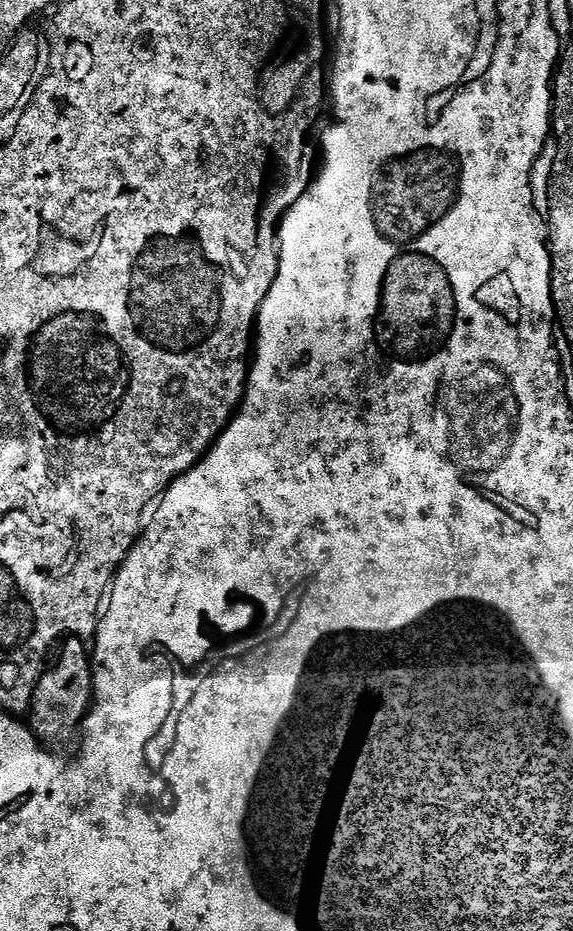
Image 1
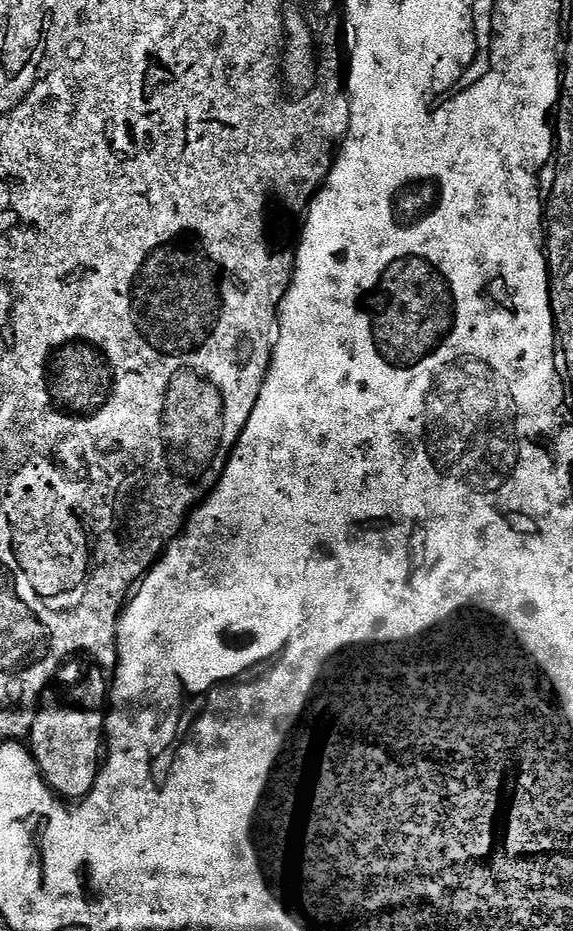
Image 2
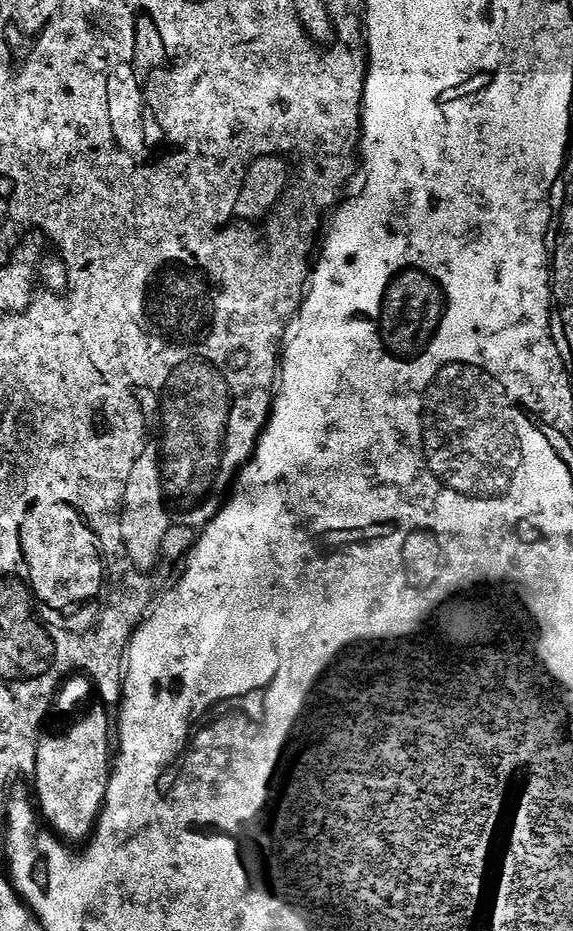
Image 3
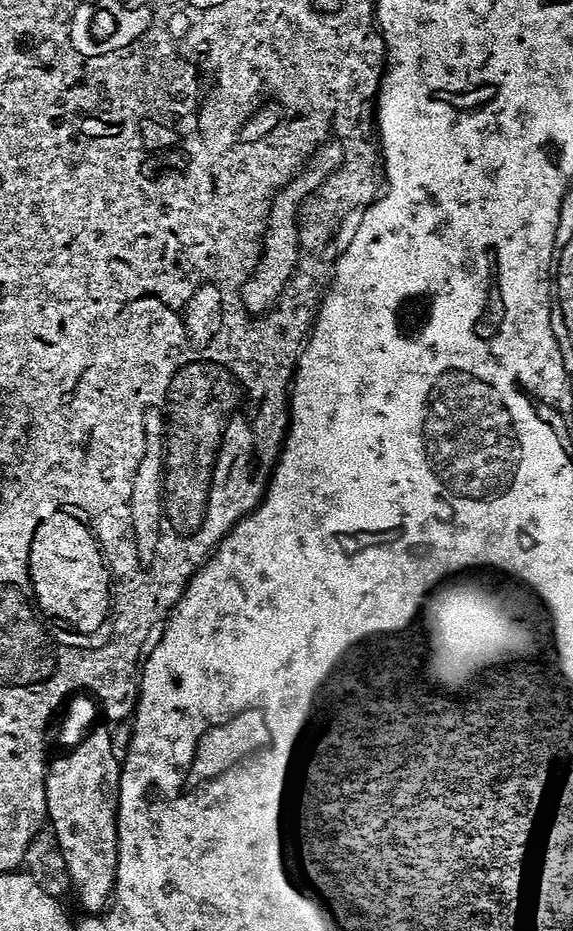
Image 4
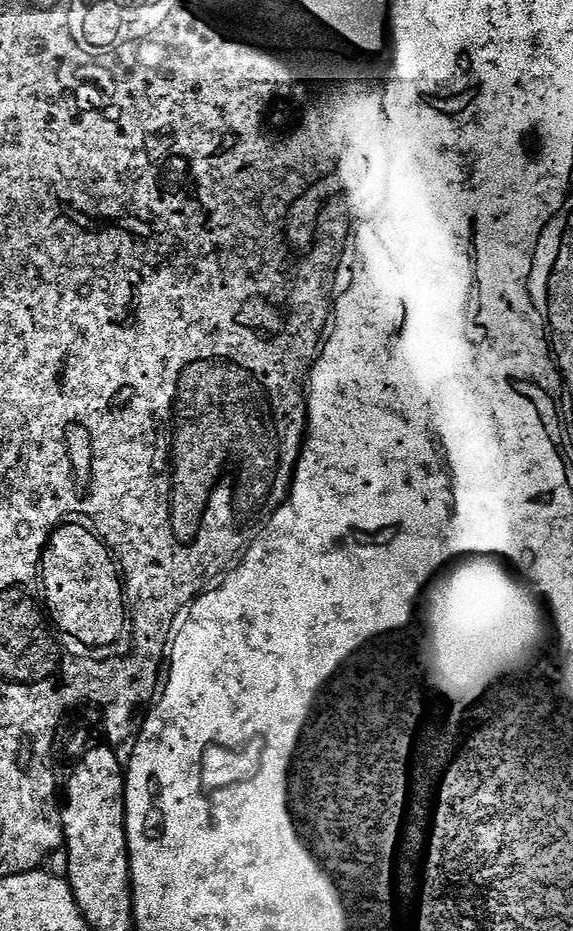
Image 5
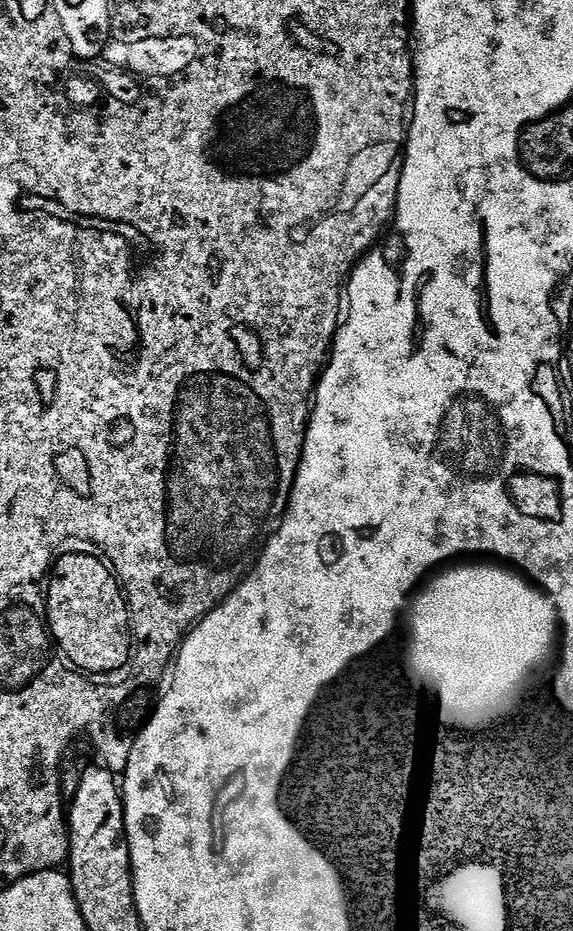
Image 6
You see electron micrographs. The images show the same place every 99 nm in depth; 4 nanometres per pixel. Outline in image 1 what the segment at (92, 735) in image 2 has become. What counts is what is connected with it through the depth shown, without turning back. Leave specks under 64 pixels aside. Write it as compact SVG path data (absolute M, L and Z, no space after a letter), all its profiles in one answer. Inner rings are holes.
M79 636L67 637L67 639L65 639L63 643L59 645L58 653L60 652L60 657L57 658L56 665L54 665L54 660L54 663L51 666L45 667L44 673L41 674L40 680L36 684L36 689L34 690L34 694L32 695L32 707L30 709L30 717L32 716L32 720L30 719L30 727L32 731L35 732L37 740L43 742L45 745L56 746L52 744L68 744L72 739L75 738L75 736L77 739L78 733L81 731L83 722L88 716L88 711L92 708L92 661L90 659L89 645L86 646L84 644L87 643L85 643L85 641Z

